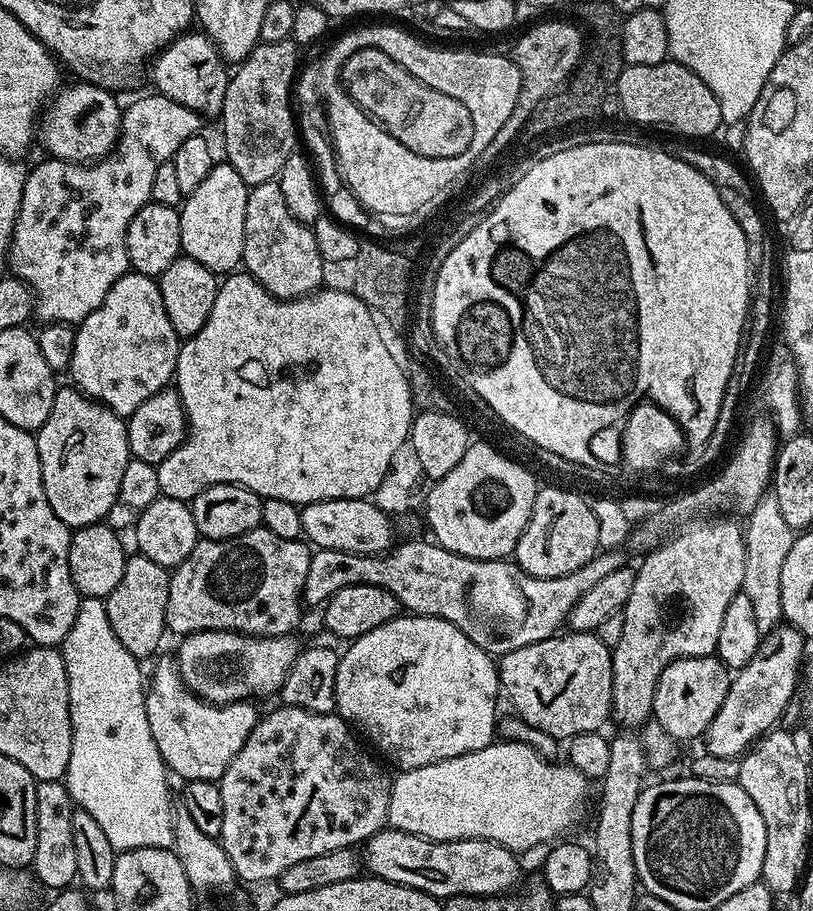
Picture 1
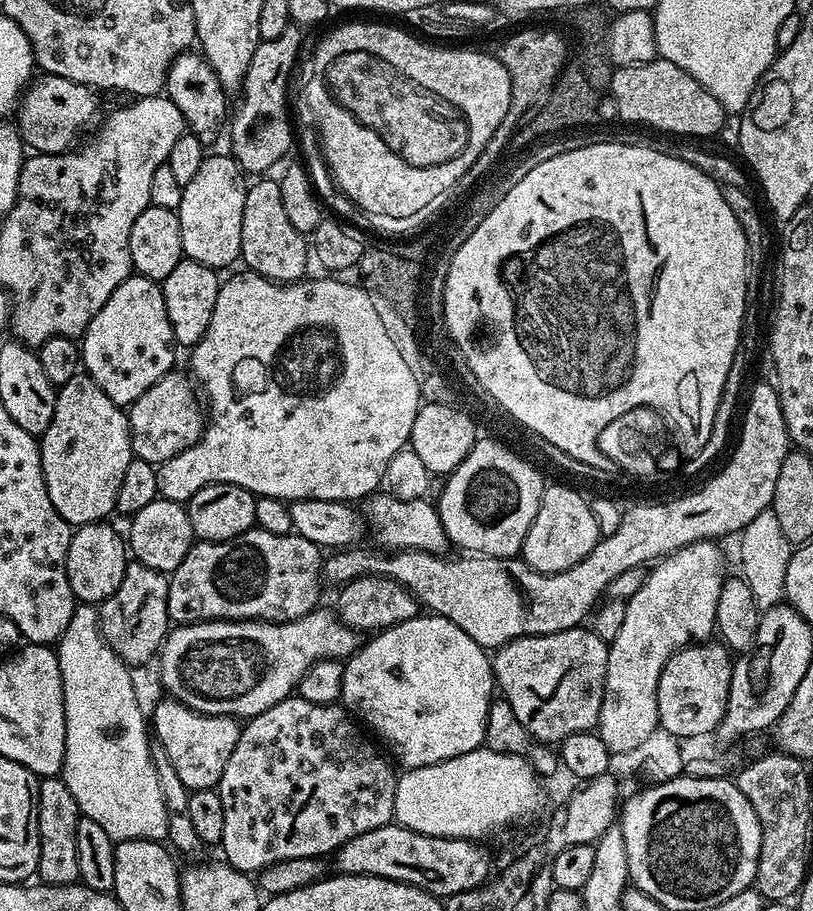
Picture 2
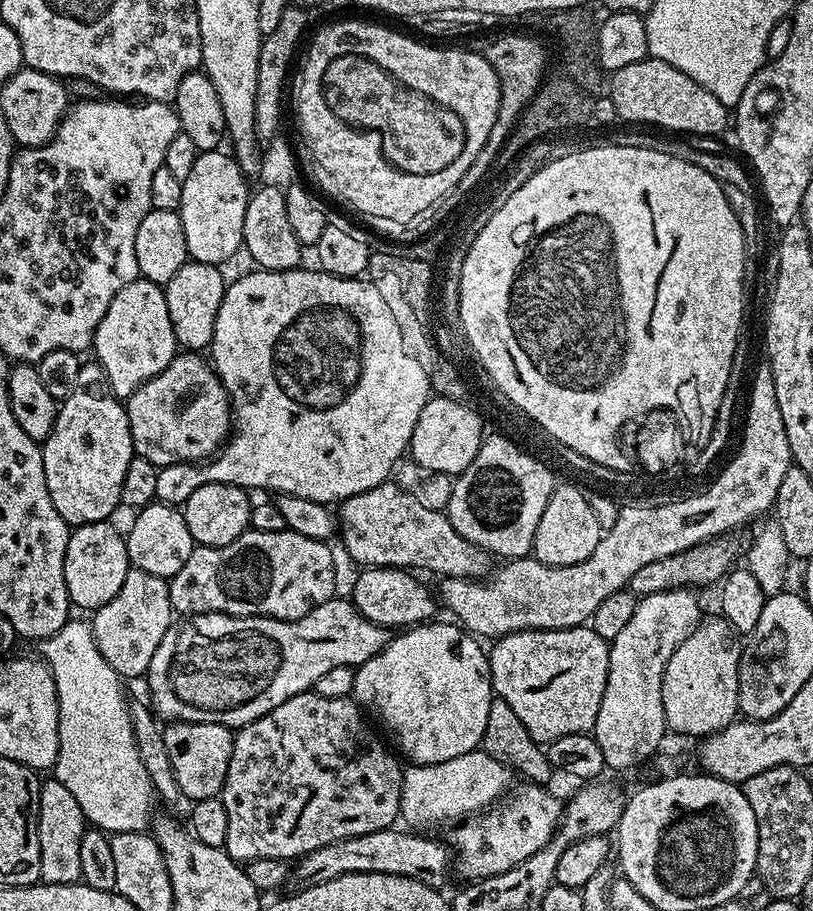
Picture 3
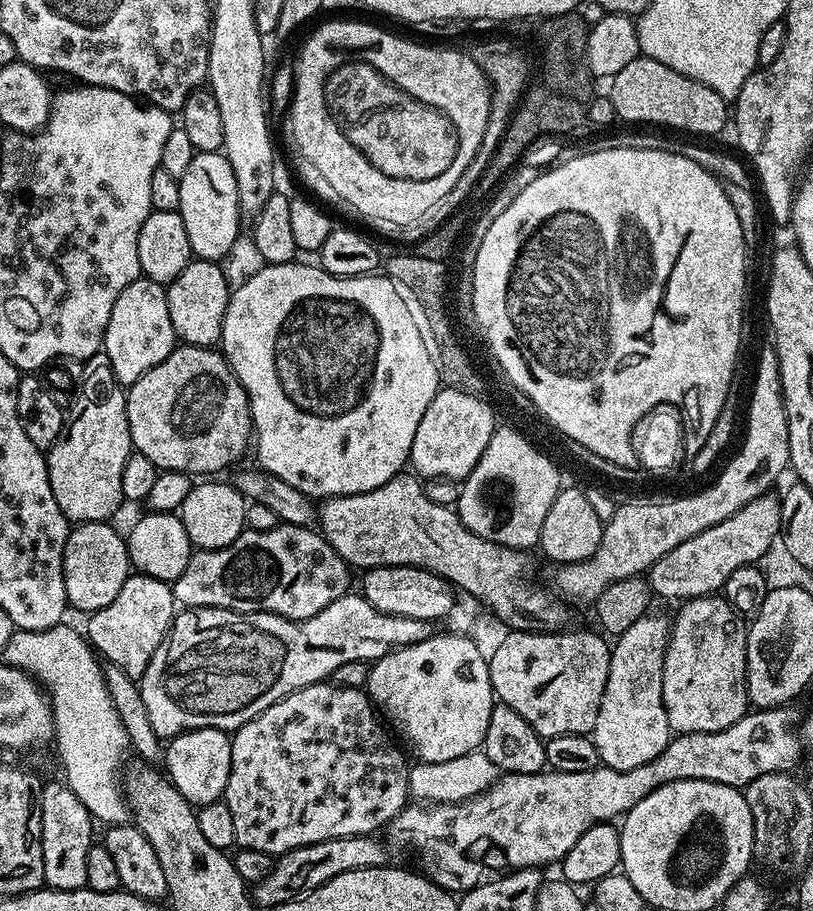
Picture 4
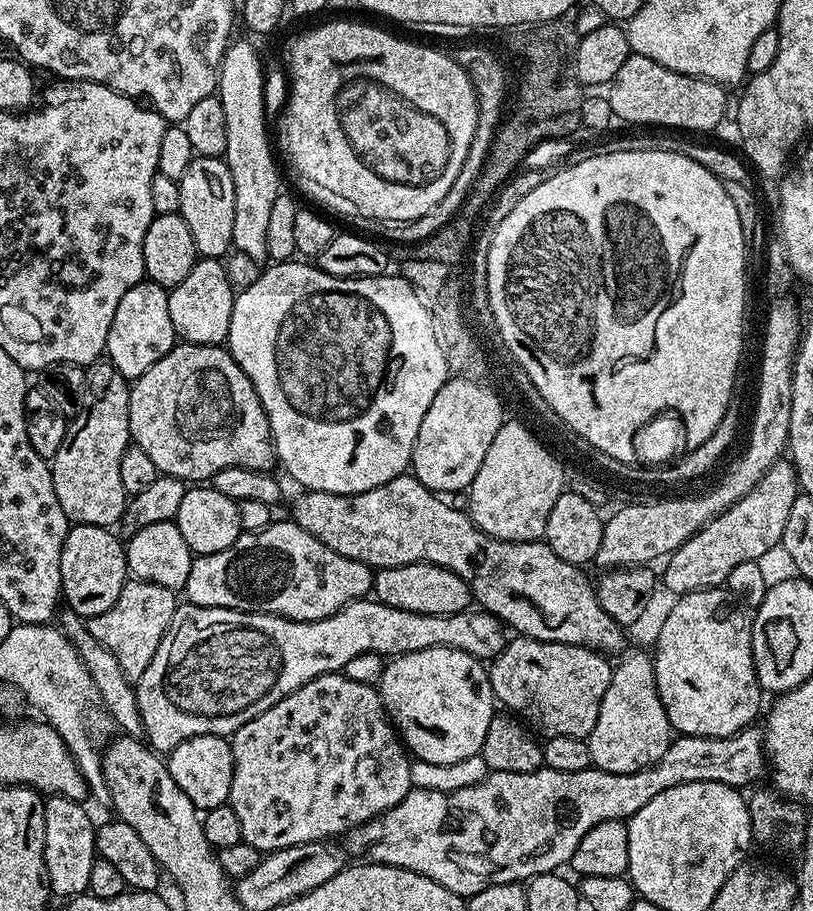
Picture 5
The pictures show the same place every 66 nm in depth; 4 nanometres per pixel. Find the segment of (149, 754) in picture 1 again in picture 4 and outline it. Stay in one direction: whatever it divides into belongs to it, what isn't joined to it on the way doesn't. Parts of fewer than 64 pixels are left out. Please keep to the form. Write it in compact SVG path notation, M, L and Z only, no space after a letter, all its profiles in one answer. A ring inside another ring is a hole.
M68 622L55 624L46 630L16 630L13 631L10 642L6 642L2 649L2 660L12 668L20 668L34 677L48 693L52 702L54 745L56 744L56 752L60 755L60 764L64 767L63 783L74 790L74 794L78 794L78 799L82 806L86 806L93 821L100 823L101 820L101 825L104 826L129 823L130 809L122 787L122 769L126 764L124 755L129 755L130 752L126 729L111 701L110 691L107 690L104 668L85 633L81 629L79 632L78 629L71 628Z

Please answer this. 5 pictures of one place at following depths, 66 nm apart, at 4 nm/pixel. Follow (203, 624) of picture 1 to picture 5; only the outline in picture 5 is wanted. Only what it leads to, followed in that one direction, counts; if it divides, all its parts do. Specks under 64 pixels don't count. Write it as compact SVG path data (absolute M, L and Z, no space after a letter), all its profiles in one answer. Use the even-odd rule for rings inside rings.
M285 518L261 532L244 532L218 554L196 556L182 592L188 595L187 603L203 608L237 608L239 612L266 612L288 620L321 620L352 600L365 599L373 588L374 572L368 565L330 550L314 534Z

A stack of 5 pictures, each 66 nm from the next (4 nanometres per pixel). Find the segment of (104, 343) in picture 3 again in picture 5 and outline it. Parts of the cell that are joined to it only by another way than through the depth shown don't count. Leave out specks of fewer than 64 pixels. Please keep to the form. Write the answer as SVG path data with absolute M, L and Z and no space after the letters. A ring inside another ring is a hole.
M145 278L122 294L122 302L118 302L118 310L114 310L114 322L110 322L108 331L106 356L130 382L146 374L154 362L161 360L178 343L176 331L170 322L168 294L169 289Z

